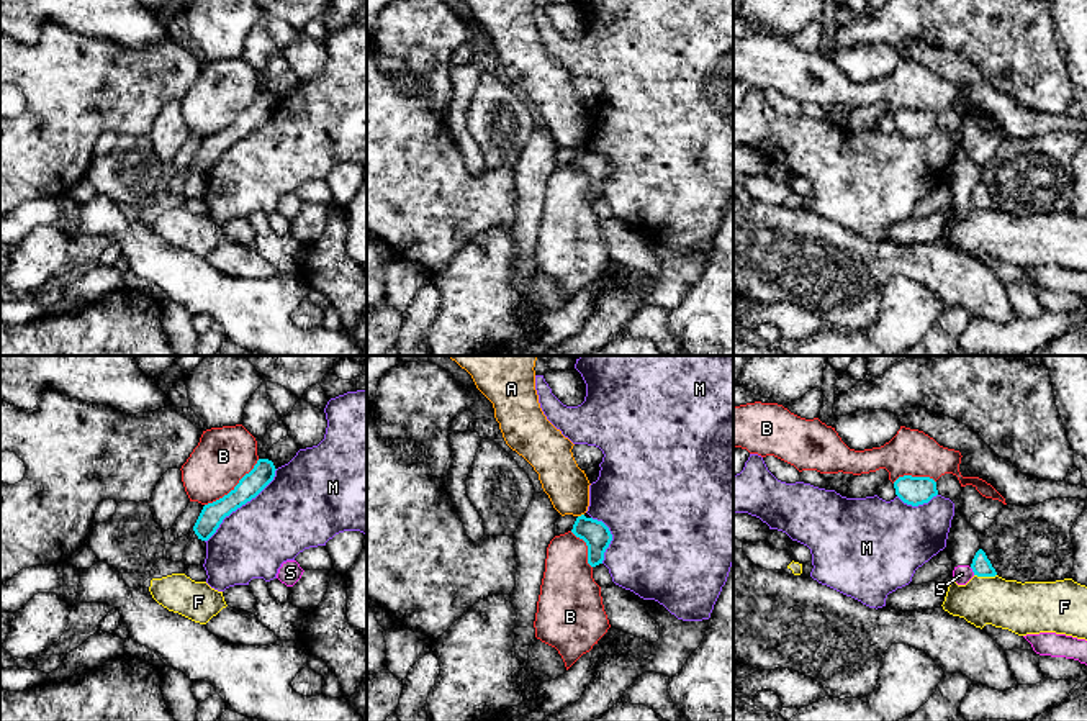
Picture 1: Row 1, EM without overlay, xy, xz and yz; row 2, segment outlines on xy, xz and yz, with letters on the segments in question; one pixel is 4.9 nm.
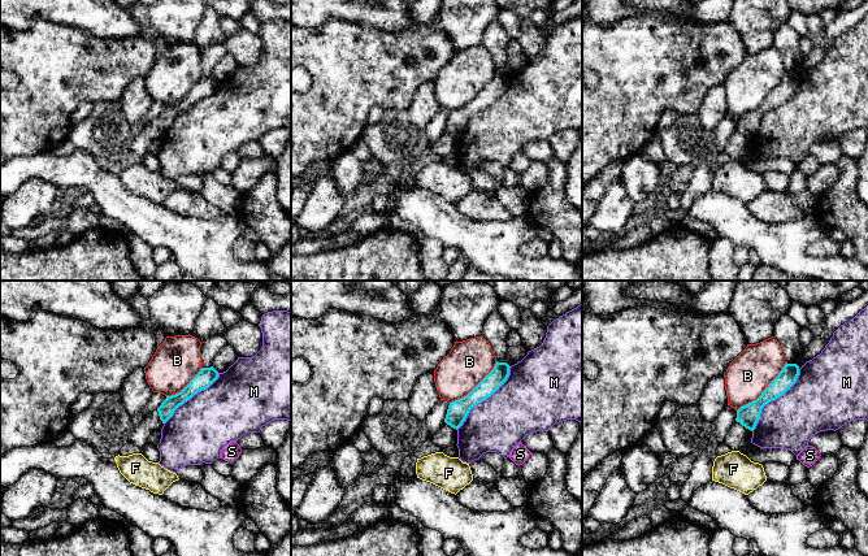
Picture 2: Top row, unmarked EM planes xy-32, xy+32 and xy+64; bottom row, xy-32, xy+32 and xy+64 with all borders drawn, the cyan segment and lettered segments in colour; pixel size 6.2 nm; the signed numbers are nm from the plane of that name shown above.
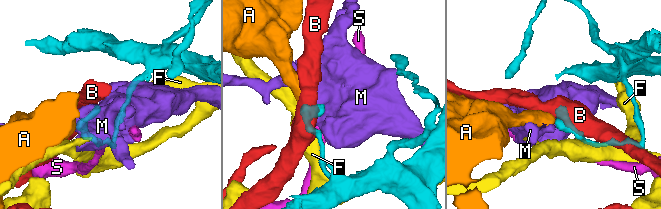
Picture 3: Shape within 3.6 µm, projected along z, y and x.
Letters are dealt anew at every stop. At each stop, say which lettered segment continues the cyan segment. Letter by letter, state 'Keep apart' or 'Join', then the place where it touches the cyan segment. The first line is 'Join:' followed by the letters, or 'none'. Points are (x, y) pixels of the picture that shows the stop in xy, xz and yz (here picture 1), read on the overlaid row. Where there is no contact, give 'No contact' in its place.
Join: none
A: Keep apart. Touches cyan at xz (581, 515)
B: Keep apart. Touches cyan at xy (234, 487)
F: Keep apart. Touches cyan at yz (986, 575)
M: Keep apart. Touches cyan at xy (241, 505)
S: Keep apart. Touches cyan at yz (973, 571)

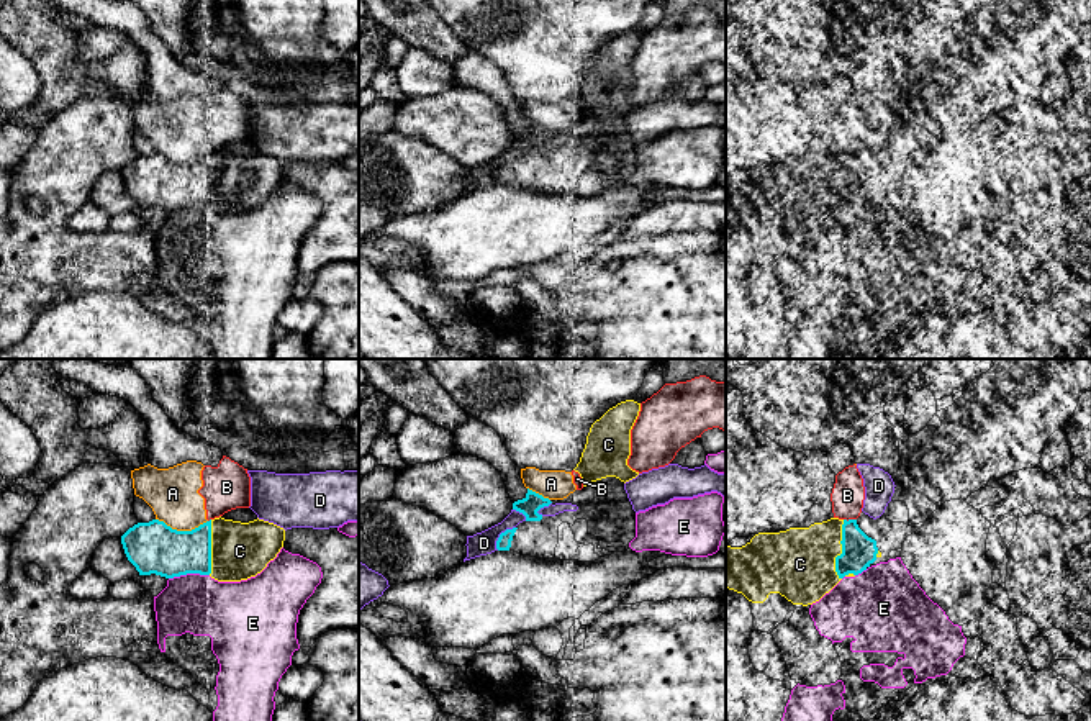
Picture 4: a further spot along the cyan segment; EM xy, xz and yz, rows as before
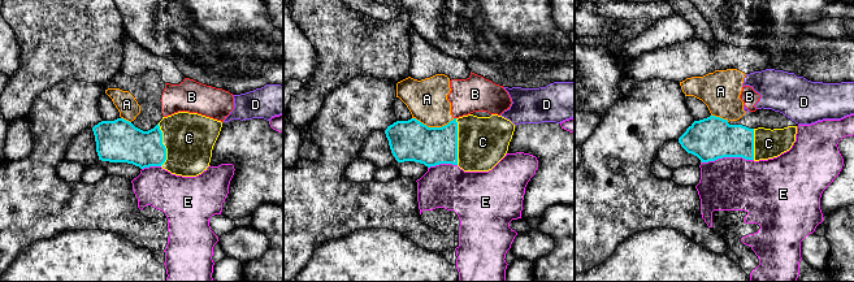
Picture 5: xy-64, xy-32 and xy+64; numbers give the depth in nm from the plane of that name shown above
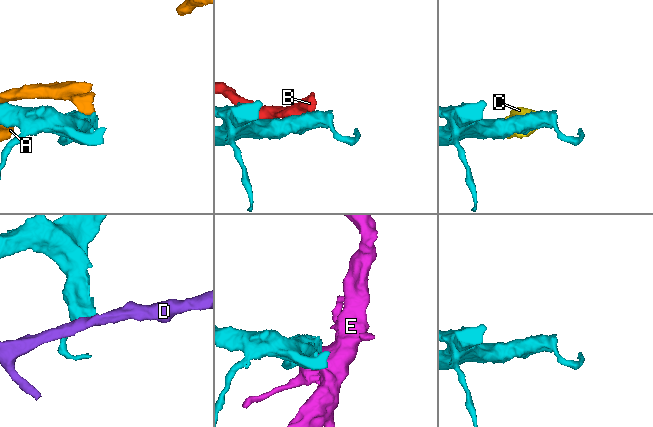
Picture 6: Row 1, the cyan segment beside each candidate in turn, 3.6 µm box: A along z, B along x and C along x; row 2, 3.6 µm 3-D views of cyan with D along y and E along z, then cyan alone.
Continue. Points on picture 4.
Join: C
A: Keep apart. Touches cyan at xy (182, 531)
B: Keep apart. Touches cyan at yz (851, 520)
C: Join. Touches cyan at yz (842, 549)
D: Keep apart. Touches cyan at xz (500, 535)
E: Keep apart. Touches cyan at xy (189, 572)

